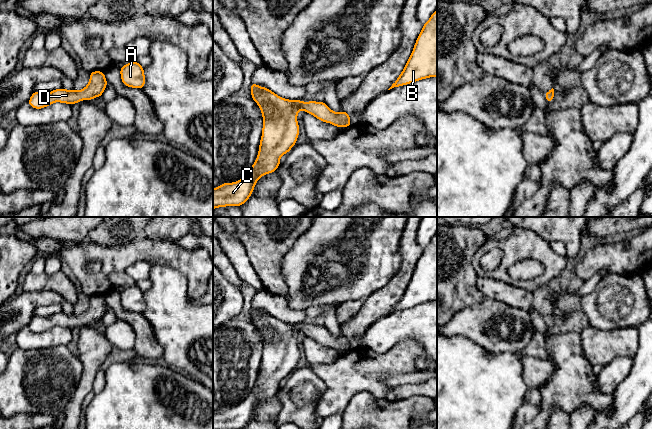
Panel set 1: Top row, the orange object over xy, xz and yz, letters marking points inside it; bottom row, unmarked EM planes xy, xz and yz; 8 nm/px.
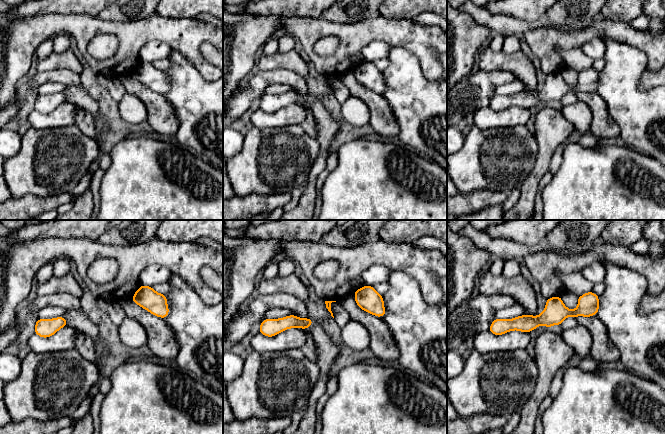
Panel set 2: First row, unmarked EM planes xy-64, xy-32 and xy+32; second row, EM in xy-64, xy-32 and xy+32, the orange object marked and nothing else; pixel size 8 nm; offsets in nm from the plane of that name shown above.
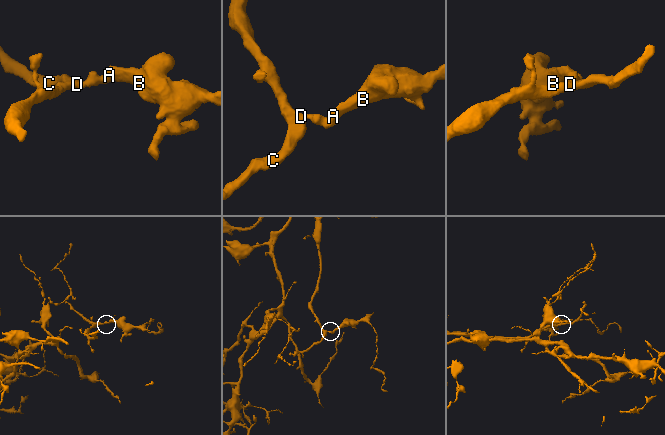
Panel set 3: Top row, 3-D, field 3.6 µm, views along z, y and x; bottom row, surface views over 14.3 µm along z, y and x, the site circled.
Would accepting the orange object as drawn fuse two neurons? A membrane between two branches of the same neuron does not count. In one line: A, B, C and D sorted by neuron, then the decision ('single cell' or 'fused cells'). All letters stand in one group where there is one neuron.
groups A B C D; single cell

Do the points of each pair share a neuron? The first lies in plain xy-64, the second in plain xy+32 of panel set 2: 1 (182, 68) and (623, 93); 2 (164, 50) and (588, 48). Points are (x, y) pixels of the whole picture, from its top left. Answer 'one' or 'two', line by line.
1: one
2: one

